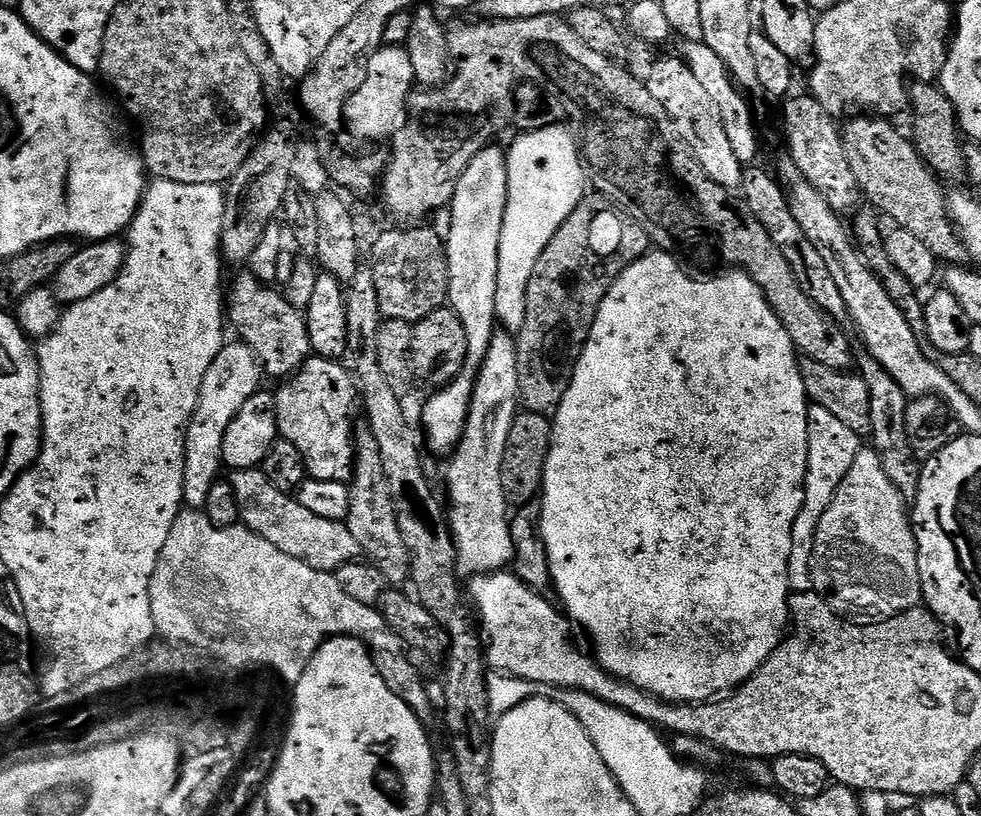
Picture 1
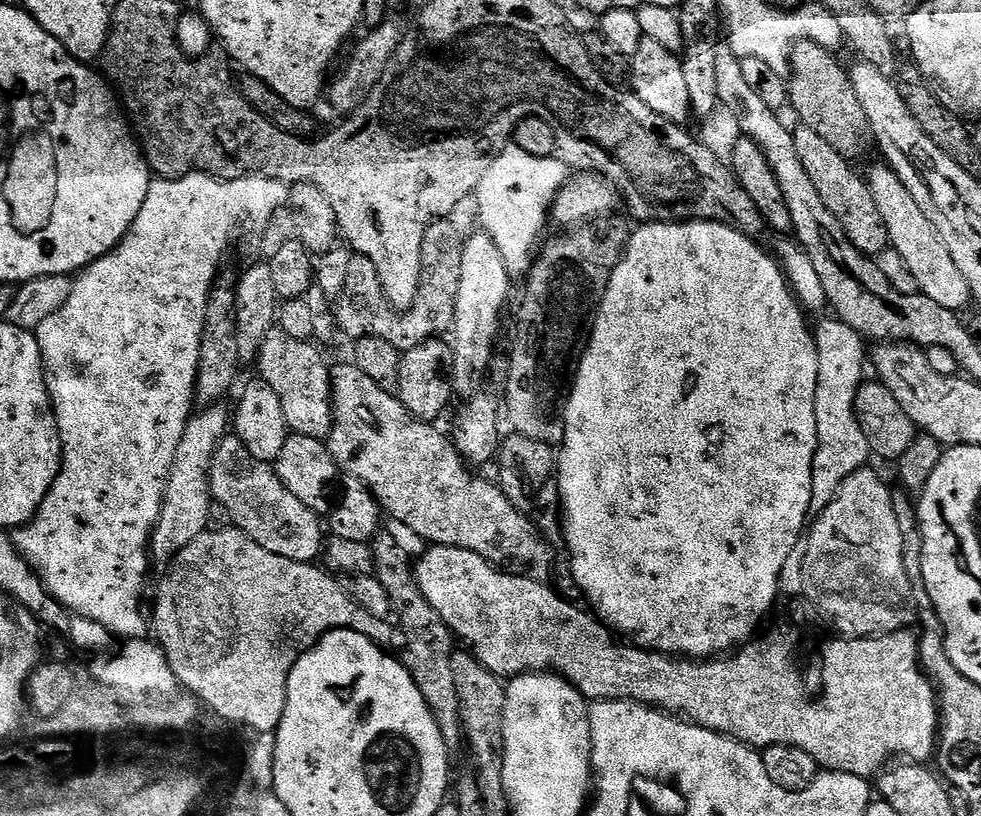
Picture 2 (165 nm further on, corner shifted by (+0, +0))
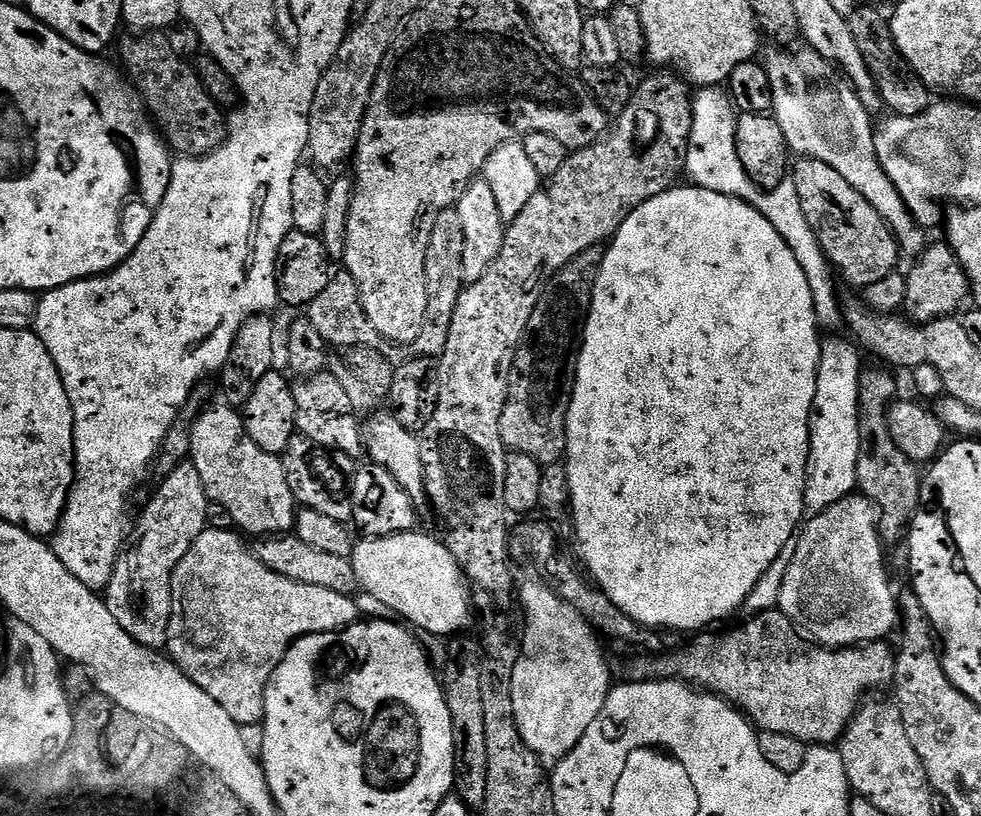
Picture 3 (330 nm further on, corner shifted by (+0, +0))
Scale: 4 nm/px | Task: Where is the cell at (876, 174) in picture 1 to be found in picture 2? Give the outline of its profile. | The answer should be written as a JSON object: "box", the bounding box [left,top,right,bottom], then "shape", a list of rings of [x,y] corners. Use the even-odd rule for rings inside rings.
{"box":[788,40,870,161],"shape":[[[803,40],[792,48],[790,61],[790,83],[788,98],[791,111],[800,115],[799,123],[805,128],[813,128],[821,138],[826,138],[838,154],[847,156],[849,161],[856,159],[870,148],[870,129],[866,110],[854,94],[852,78],[847,67],[836,61],[835,51],[818,46],[818,42]]]}

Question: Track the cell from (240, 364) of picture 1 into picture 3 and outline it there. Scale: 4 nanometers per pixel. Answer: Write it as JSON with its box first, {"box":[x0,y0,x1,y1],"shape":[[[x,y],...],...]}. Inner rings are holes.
{"box":[106,462,210,650],"shape":[[[185,462],[170,470],[170,474],[163,477],[159,483],[152,501],[145,506],[140,521],[137,524],[135,521],[134,535],[116,560],[114,574],[106,589],[106,603],[110,614],[118,618],[118,626],[122,626],[122,630],[126,630],[126,634],[130,634],[130,638],[134,638],[144,648],[153,650],[163,649],[167,645],[168,632],[172,629],[174,619],[172,575],[178,562],[186,558],[186,550],[190,550],[194,538],[198,538],[198,534],[202,534],[208,527],[206,512],[210,503],[206,490],[202,486],[202,478],[198,478],[198,470],[191,462]]]}

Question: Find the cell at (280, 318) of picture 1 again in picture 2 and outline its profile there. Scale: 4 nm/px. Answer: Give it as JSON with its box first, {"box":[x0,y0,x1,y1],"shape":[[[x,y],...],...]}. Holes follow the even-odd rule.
{"box":[258,330,332,440],"shape":[[[273,330],[260,345],[258,376],[274,386],[274,394],[282,398],[282,410],[293,433],[324,440],[332,432],[332,373],[318,349],[315,343],[295,340],[281,330]]]}

